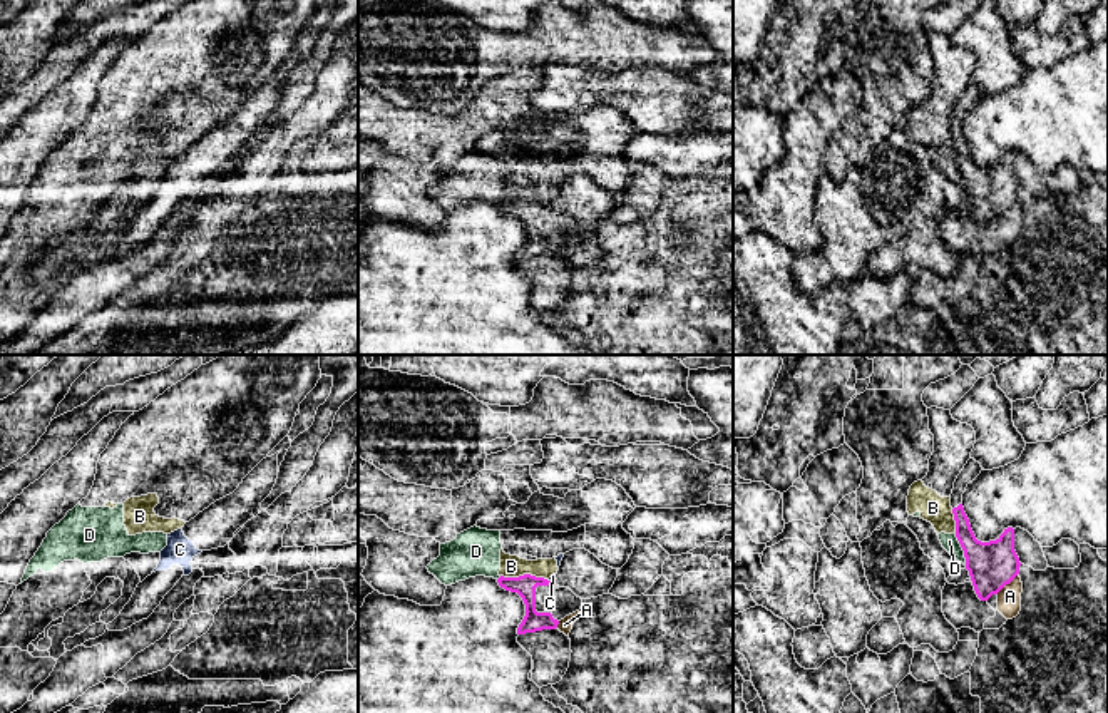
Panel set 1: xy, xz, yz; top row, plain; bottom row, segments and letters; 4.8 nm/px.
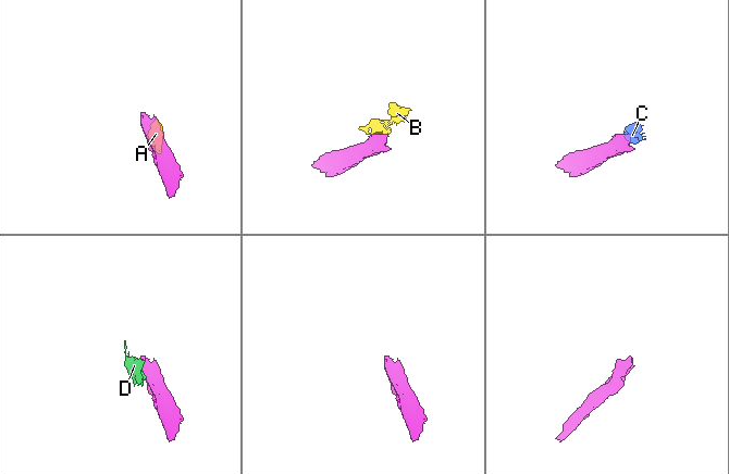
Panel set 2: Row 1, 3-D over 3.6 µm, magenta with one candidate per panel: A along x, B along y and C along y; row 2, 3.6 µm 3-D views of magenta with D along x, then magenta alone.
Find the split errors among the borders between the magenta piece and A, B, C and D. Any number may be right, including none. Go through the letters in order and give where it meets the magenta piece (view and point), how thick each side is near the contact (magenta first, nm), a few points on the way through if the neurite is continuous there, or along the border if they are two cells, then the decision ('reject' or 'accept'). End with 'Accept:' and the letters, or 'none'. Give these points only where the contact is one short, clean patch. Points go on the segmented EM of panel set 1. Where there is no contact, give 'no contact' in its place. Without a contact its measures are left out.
A: meets magenta in yz at (1006, 583); 220 nm thick on the magenta side, 110 nm on the other; reject
B: meets magenta in xz at (524, 574); 100 nm thick on the magenta side, 110 nm on the other; border along xz (501, 574), (534, 574), (546, 579); reject
C: meets magenta in xz at (549, 581); 100 nm thick on the magenta side, 20 nm on the other; border along xz (546, 579), (551, 583); reject
D: meets magenta in yz at (963, 549); 220 nm thick on the magenta side, 80 nm on the other; border along yz (954, 534), (966, 564); reject
Accept: none

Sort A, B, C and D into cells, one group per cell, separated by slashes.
A C / B D

